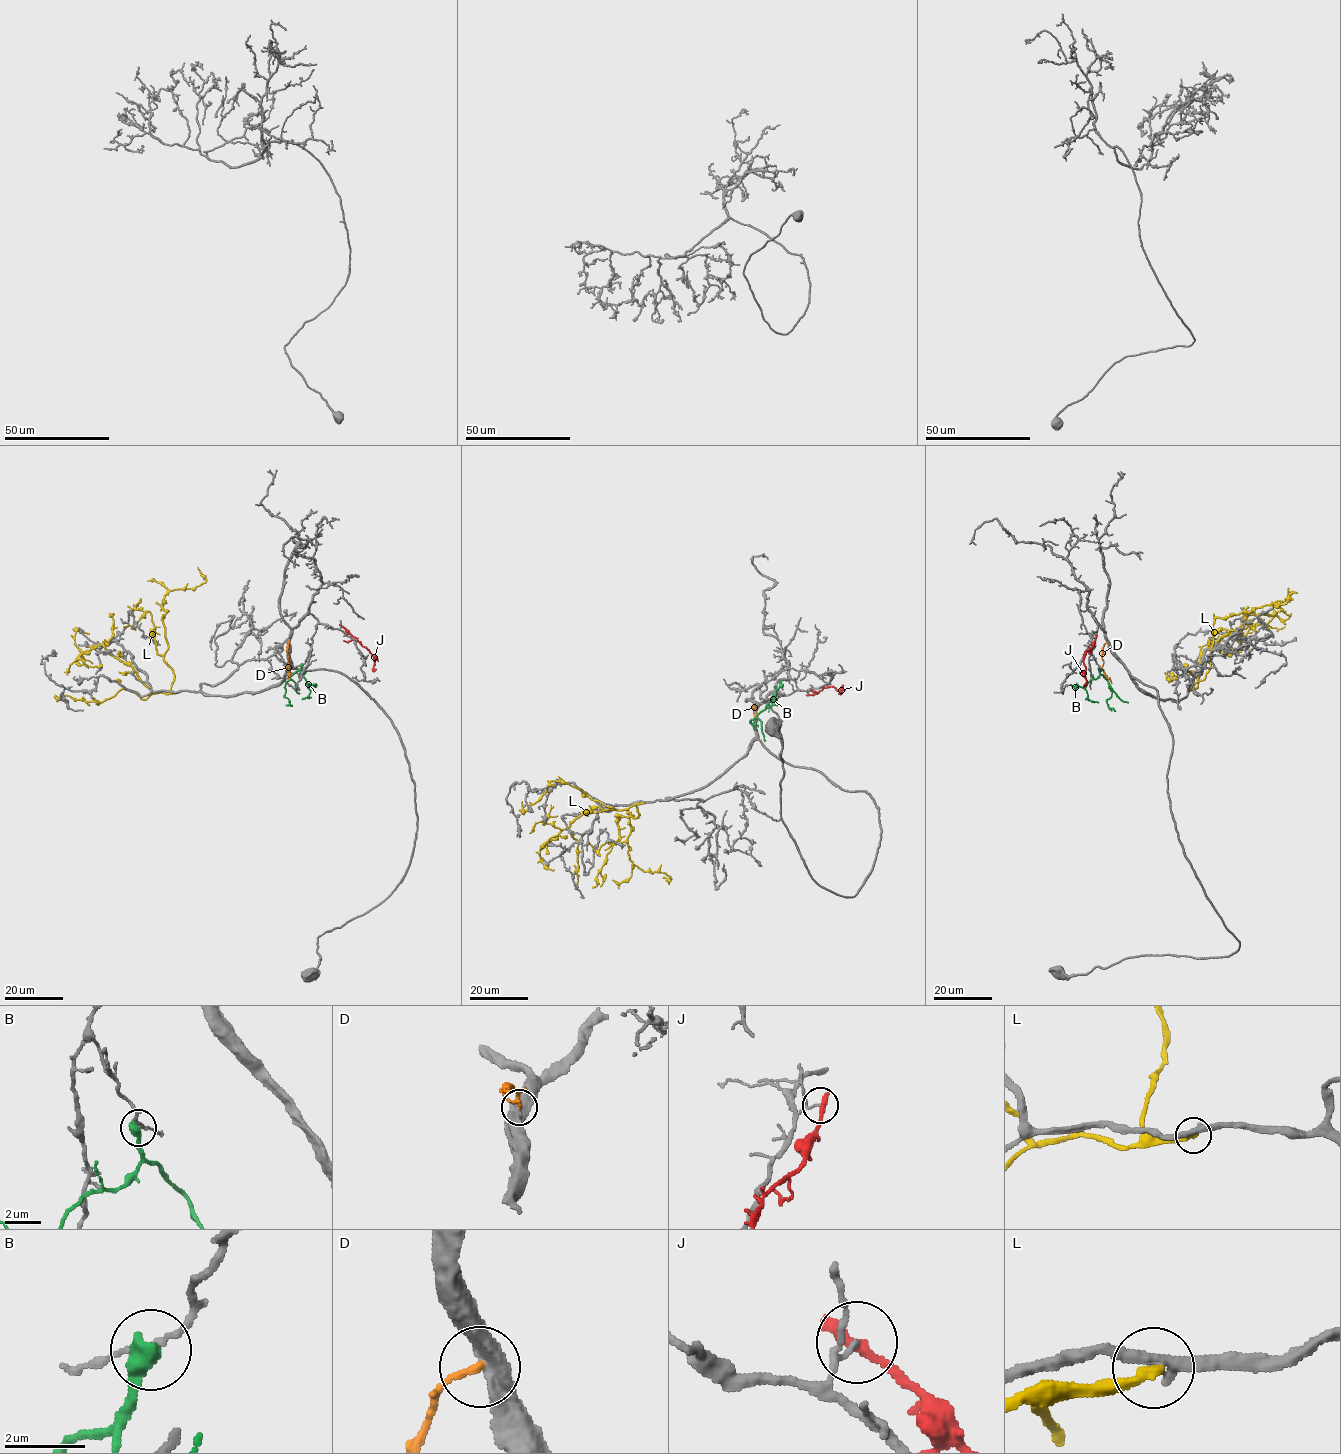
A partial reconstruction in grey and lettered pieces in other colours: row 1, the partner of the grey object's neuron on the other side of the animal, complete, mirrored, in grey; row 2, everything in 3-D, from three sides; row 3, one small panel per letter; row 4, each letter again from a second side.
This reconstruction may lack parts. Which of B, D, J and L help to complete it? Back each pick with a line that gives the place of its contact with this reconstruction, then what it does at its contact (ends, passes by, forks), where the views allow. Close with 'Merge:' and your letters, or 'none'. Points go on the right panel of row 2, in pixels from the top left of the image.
Merge: none

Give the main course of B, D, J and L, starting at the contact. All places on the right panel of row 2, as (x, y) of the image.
B: (1099, 668), (1112, 692), (1107, 700), (1108, 707), (1115, 711)
D: (1107, 642), (1102, 649), (1102, 668), (1112, 683)
J: (1095, 637), (1094, 644), (1083, 659), (1087, 682), (1083, 686)
L: (1190, 689), (1205, 677), (1209, 668), (1215, 618), (1250, 612), (1272, 603), (1278, 607), (1288, 599), (1288, 588)

